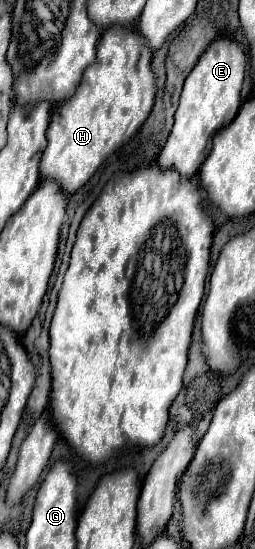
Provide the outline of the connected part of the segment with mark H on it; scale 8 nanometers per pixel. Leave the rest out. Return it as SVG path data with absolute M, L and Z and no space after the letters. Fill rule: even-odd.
M114 26L102 34L96 64L84 72L74 96L52 112L46 136L48 146L40 162L42 178L54 180L68 194L74 194L116 148L138 132L156 98L156 80L150 70L150 60L152 52L140 32Z

